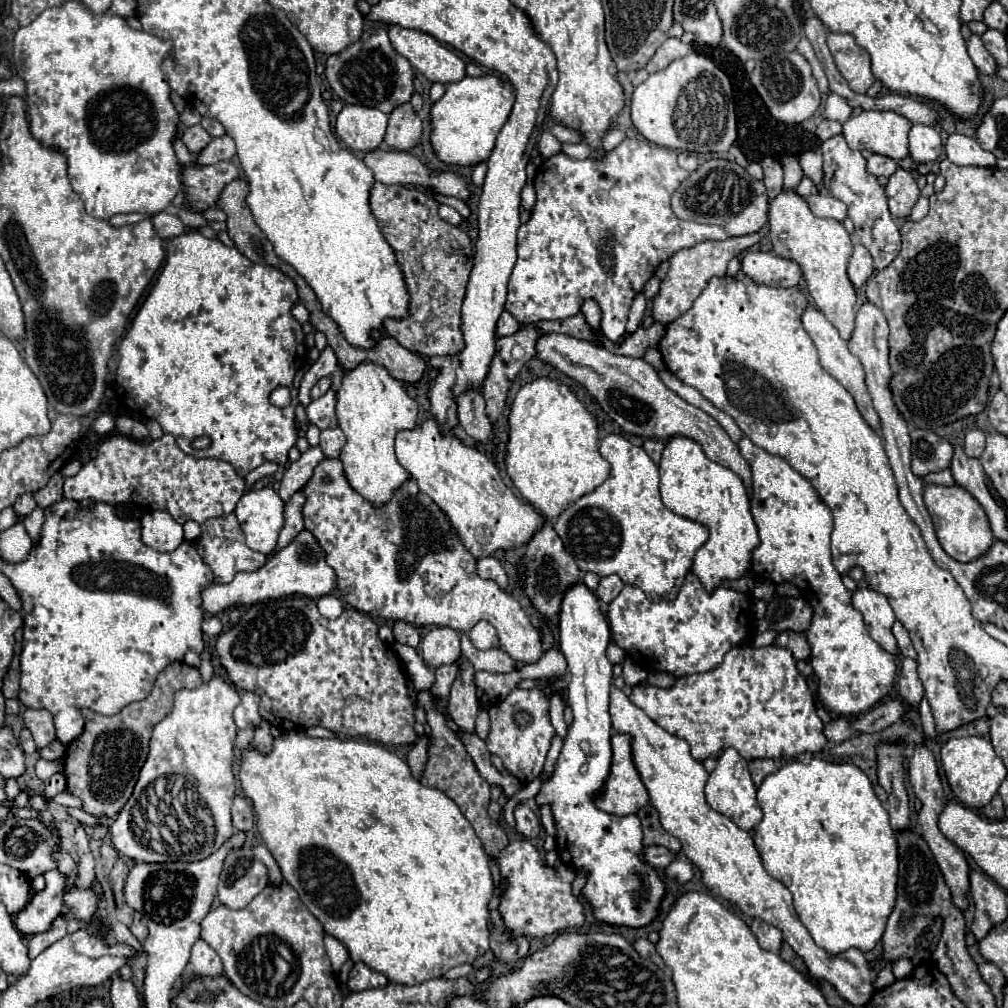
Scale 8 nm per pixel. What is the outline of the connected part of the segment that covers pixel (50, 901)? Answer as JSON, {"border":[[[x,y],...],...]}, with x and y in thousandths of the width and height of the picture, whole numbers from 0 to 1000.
{"border":[[[50,863],[46,869],[46,881],[36,885],[26,897],[26,901],[22,901],[14,909],[14,919],[24,929],[48,925],[54,913],[62,907],[62,883],[65,873],[54,863]]]}

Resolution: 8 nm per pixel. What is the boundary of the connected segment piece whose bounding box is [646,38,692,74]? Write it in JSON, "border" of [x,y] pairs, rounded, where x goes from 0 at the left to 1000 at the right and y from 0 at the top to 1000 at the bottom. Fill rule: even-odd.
{"border":[[[663,38],[663,40],[651,50],[651,54],[645,58],[645,62],[641,63],[641,69],[643,69],[645,73],[655,71],[655,69],[659,69],[667,60],[681,56],[685,50],[687,50],[687,46],[685,46],[685,44],[679,44],[675,38]]]}

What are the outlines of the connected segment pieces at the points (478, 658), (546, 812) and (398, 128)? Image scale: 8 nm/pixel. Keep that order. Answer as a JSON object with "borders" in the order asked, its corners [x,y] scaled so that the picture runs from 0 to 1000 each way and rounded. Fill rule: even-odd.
{"borders":[[[[456,629],[458,633],[458,649],[470,659],[472,665],[482,665],[488,669],[504,669],[514,665],[514,659],[508,655],[508,651],[498,643],[486,643],[486,645],[474,645],[466,637],[464,629]]],[[[544,798],[536,800],[536,812],[538,812],[538,819],[544,825],[544,829],[552,829],[552,815],[548,810],[548,802]]],[[[395,105],[395,109],[391,109],[387,113],[385,119],[385,129],[383,129],[383,143],[391,149],[409,149],[417,143],[419,137],[419,121],[417,117],[411,113],[409,105]]]]}

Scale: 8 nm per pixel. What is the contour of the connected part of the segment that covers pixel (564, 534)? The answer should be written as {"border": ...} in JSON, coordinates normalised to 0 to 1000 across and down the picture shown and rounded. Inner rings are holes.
{"border":[[[605,431],[595,438],[595,450],[605,458],[607,466],[605,472],[585,490],[579,490],[575,496],[567,498],[556,512],[554,518],[550,520],[554,532],[558,534],[562,546],[567,550],[571,556],[573,563],[579,567],[589,567],[593,571],[605,571],[613,569],[619,579],[629,579],[639,585],[641,593],[653,593],[653,591],[667,591],[667,583],[675,585],[681,569],[687,563],[687,554],[690,546],[702,536],[704,526],[688,516],[677,514],[665,506],[659,504],[655,496],[655,486],[653,486],[653,462],[643,454],[639,444],[633,444],[625,440],[621,435]],[[649,530],[663,532],[671,540],[671,552],[667,556],[657,556],[653,552],[647,552],[643,546],[643,538]]]}

